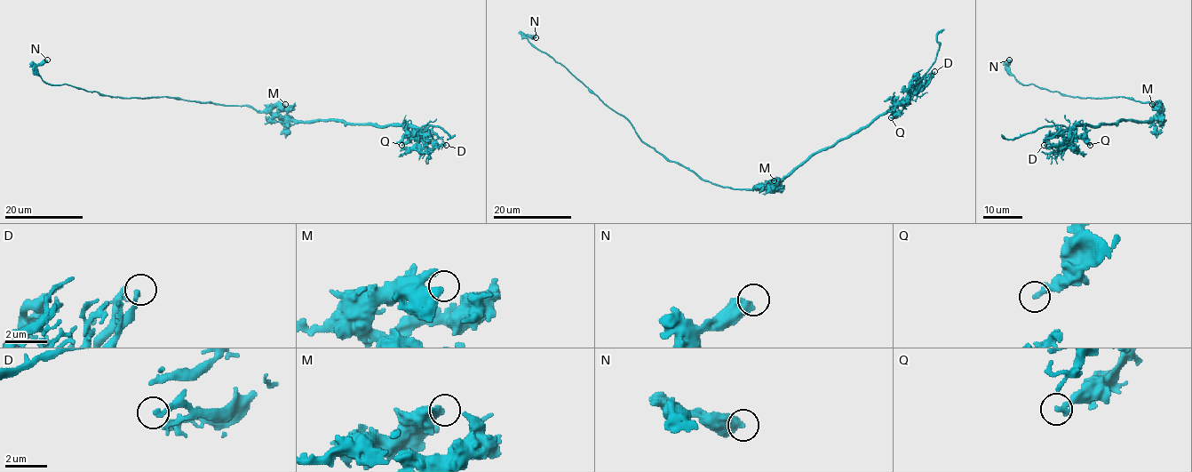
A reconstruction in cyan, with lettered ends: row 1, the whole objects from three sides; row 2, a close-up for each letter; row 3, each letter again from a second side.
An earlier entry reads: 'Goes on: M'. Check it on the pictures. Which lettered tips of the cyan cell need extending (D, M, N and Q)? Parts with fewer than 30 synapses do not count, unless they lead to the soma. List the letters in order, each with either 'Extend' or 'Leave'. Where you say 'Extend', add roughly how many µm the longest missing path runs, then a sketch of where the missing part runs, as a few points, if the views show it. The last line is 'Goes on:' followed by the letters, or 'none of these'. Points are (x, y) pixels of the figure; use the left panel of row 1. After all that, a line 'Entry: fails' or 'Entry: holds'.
D: Leave
M: Leave
N: Leave
Q: Leave
Goes on: none of these
Entry: fails

